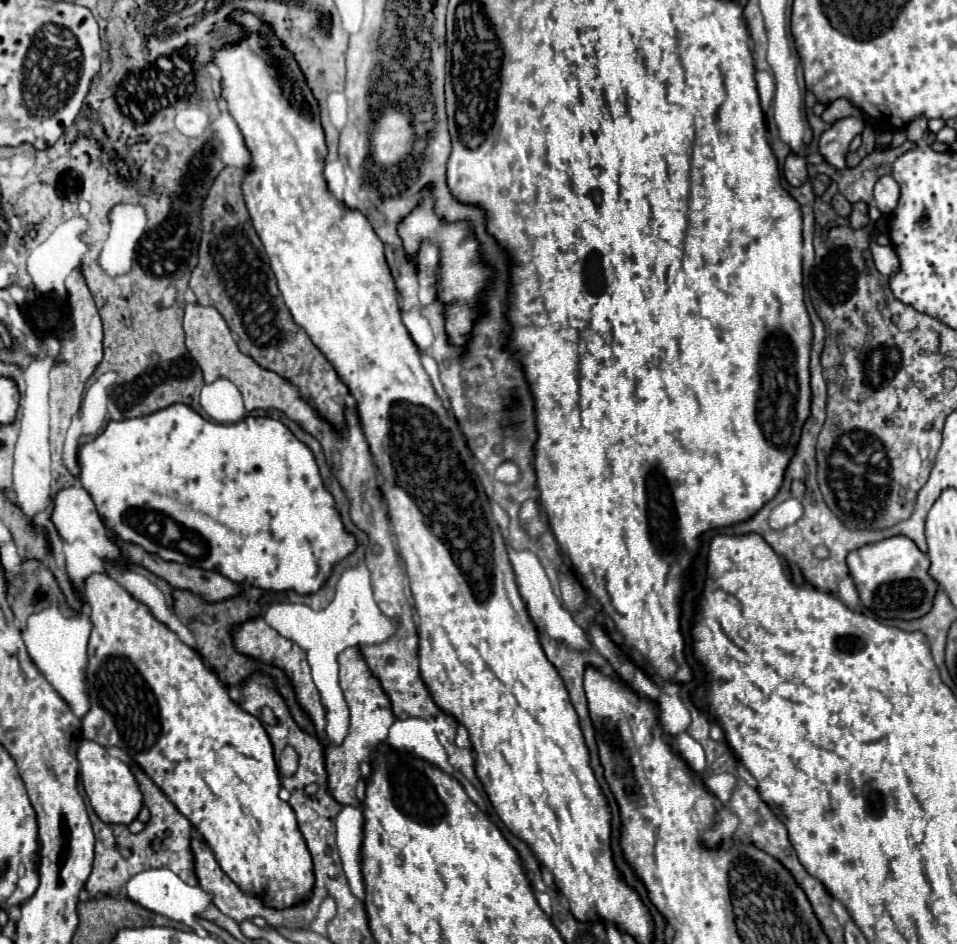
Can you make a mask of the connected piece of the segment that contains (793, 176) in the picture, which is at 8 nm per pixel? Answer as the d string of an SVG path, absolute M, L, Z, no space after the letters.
M789 153L785 159L785 165L783 165L785 179L791 185L803 185L807 181L807 167L805 165L807 165L805 157L801 157L797 153Z

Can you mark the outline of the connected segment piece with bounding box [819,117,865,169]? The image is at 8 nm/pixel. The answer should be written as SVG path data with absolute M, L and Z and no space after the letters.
M847 117L847 119L833 123L833 127L827 129L819 139L821 157L835 169L845 169L849 143L855 135L861 135L863 129L865 129L865 123L857 117Z

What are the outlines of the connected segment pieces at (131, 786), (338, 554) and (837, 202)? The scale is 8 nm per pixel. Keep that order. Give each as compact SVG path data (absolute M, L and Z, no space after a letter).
M83 739L77 749L77 761L79 761L79 773L81 773L81 783L83 789L89 797L91 807L95 809L97 817L103 823L123 823L129 825L133 819L137 819L137 813L143 807L143 795L137 787L137 781L129 769L127 763L121 759L109 755L103 745Z
M177 403L177 405L171 405L167 409L161 409L145 417L109 421L103 433L95 437L95 441L81 445L81 449L77 451L77 463L79 463L77 479L91 493L99 515L105 519L105 525L121 541L131 541L143 547L147 553L159 555L165 561L175 561L183 565L217 571L243 587L261 587L261 589L271 589L271 591L295 591L301 595L311 595L311 593L317 593L325 585L335 565L357 549L357 539L353 533L345 529L345 523L335 505L335 499L323 485L323 479L321 479L321 473L319 473L319 467L315 463L311 449L303 441L299 441L289 431L289 427L285 427L281 421L275 421L271 417L249 415L237 423L217 423L217 421L203 419L193 407L185 403Z
M837 193L835 197L833 197L833 209L841 215L841 217L849 217L849 209L851 209L851 203L841 195L841 193Z

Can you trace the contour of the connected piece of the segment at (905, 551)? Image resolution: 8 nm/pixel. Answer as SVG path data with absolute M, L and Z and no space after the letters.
M905 535L889 537L877 543L863 545L847 555L849 575L855 581L861 603L883 619L913 619L921 617L933 605L935 581L929 577L929 557Z

